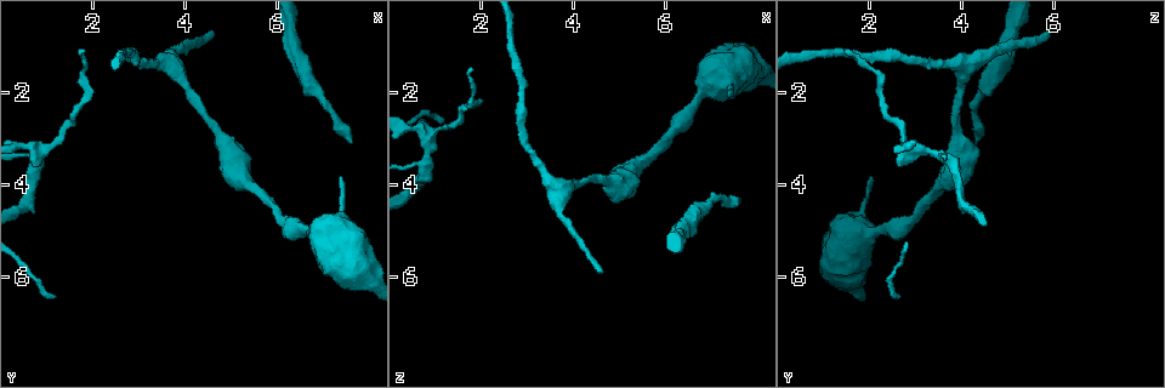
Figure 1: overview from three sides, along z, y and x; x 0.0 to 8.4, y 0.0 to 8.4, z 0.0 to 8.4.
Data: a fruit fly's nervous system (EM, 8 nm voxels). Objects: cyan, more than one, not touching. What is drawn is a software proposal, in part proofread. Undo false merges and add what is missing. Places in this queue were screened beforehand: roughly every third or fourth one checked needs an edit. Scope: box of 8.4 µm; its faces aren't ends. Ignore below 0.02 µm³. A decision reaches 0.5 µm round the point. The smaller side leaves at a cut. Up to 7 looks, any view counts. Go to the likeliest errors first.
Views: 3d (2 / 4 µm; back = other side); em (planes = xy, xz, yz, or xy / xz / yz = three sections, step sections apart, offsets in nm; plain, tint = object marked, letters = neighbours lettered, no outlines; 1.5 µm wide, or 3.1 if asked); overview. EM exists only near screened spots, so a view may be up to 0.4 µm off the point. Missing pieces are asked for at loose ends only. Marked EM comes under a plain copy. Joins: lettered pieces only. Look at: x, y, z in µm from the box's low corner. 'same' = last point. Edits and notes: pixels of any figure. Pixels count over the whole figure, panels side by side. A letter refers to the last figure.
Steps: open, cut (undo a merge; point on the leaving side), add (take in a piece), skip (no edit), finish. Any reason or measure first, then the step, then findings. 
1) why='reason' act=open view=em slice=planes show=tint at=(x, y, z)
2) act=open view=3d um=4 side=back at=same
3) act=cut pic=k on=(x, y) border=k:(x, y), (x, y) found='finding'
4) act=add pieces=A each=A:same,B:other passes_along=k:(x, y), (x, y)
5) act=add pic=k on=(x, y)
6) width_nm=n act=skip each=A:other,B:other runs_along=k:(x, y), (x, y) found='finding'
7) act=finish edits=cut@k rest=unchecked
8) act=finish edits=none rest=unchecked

why='arms part here' act=open view=em slice=planes show=tint at=(0.95, 3.35, 2.90)

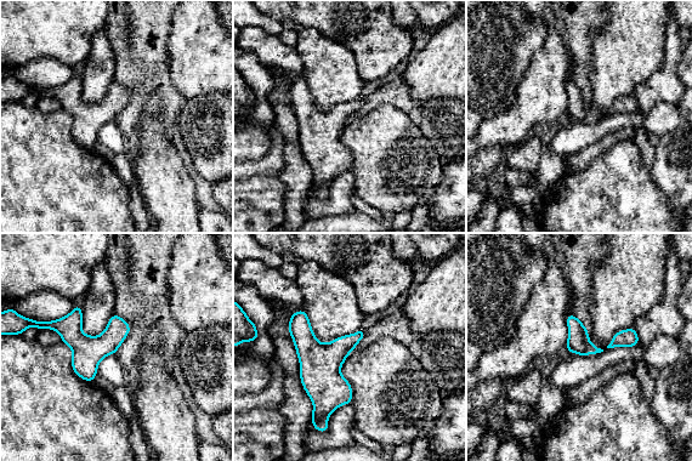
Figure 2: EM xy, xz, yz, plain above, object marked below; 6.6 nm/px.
act=open view=em slice=planes show=letters at=same

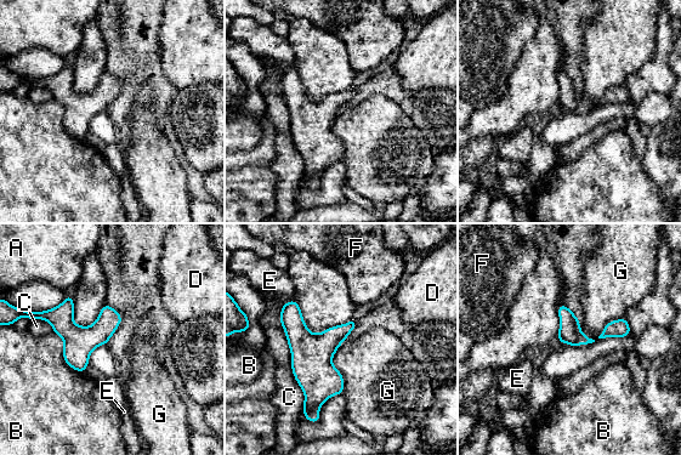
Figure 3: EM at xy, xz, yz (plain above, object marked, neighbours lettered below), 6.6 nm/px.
act=skip each=A:other,B:other,C:other,D:other,E:other,F:other,G:other runs_along=3:(293, 303), (315, 409) found='all the same neuron'

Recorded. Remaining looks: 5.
why='an open end' act=open view=3d um=2 at=(7.55, 3.10, 4.25)

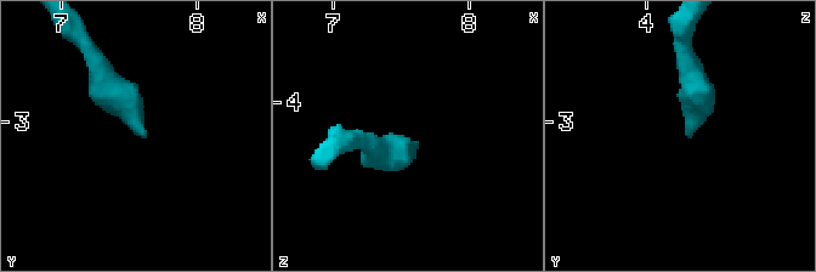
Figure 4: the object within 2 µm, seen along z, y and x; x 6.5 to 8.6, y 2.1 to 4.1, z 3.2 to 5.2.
act=open view=em slice=planes show=letters at=(7.60, 3.10, 4.32)

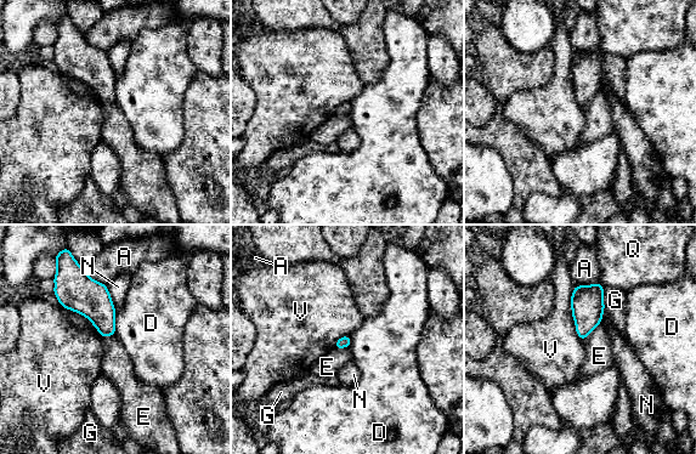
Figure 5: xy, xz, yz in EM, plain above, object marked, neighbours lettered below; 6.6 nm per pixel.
act=skip each=A:other,D:other,E:other,G:other,N:other,Q:other,V:other found='no lettered piece goes on from it'

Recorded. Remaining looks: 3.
why='end of a long branch' act=open view=3d um=4 at=(1.75, 1.10, 1.50)

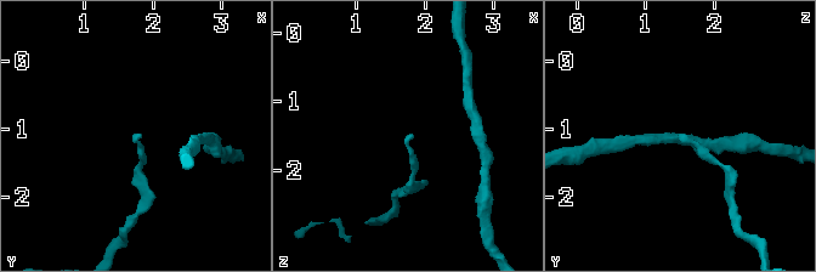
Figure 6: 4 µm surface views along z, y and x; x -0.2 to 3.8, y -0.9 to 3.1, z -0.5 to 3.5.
act=open view=em slice=xz step=8 show=letters at=(1.80, 1.10, 1.50)

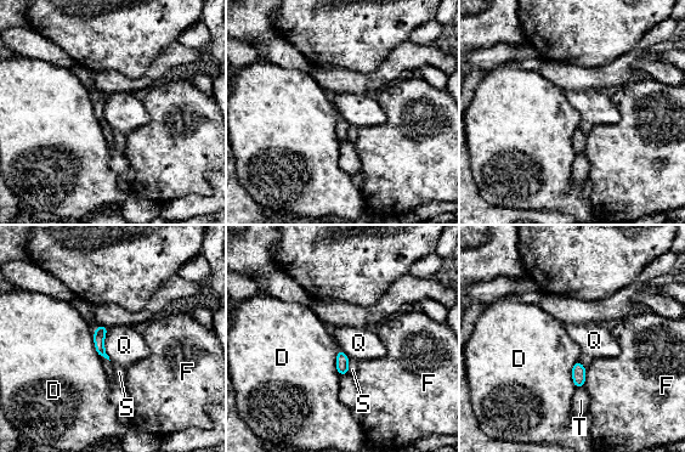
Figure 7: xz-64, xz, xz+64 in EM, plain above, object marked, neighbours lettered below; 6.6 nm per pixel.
longest_contact=Q:220nm act=skip each=D:other,F:other,Q:other,S:other,T:other border=7:(107, 328), (105, 351), (111, 360) found='no lettered piece goes on from it'

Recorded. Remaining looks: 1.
act=finish edits=none rest=unchecked

